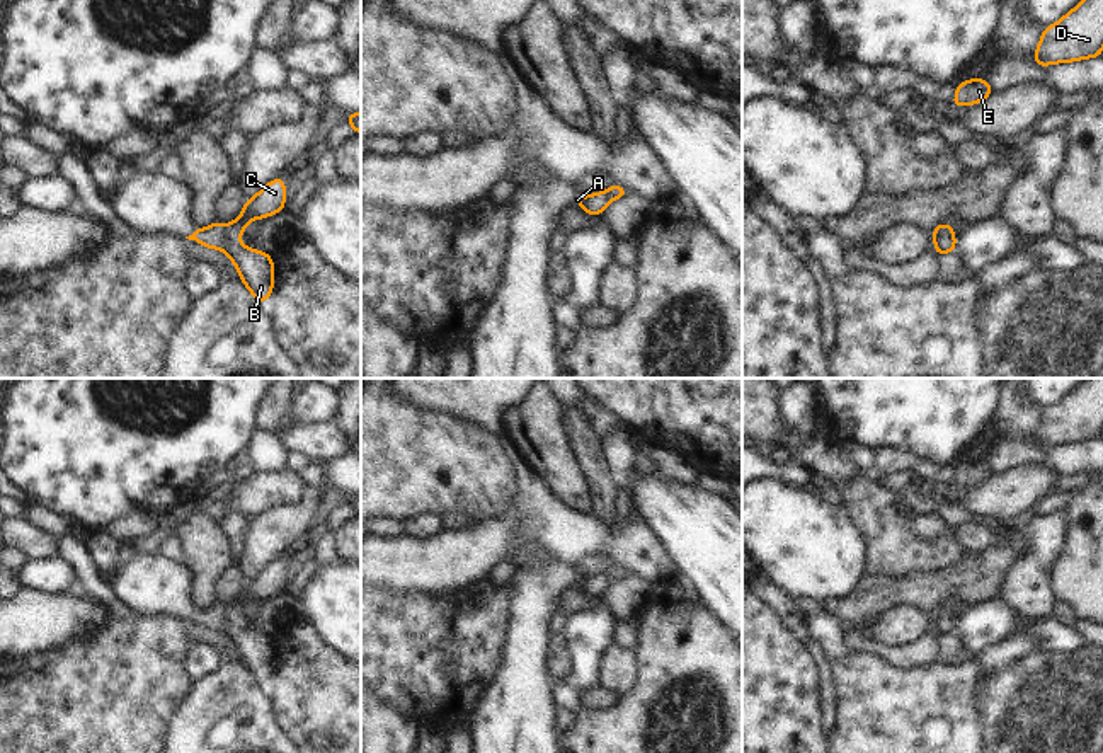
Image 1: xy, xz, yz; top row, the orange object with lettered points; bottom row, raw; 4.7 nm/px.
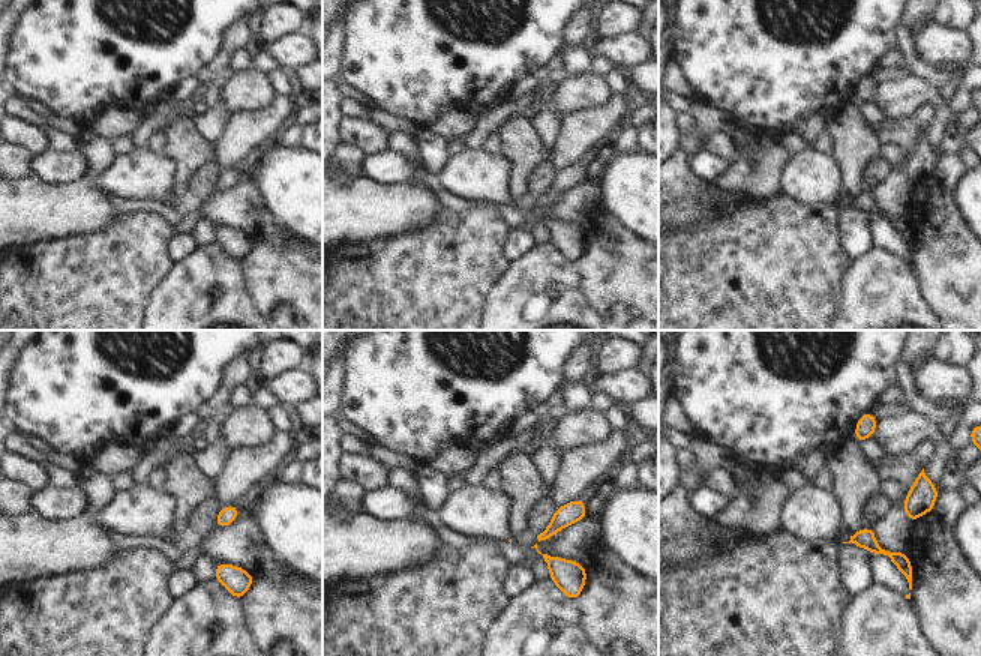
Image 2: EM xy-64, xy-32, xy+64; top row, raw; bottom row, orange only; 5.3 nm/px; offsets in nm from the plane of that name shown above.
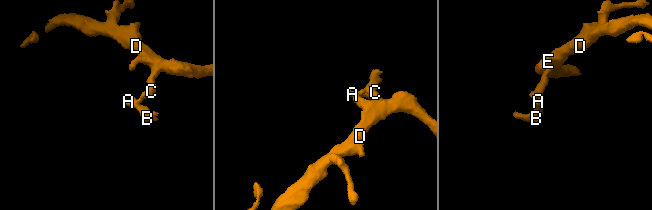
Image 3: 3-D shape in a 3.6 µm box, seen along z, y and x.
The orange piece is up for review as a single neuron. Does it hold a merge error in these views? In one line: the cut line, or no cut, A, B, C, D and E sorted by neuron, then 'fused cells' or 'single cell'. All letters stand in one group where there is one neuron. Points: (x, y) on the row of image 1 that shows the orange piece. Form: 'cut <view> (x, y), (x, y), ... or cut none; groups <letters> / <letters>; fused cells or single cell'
cut xy (223, 225), (223, 230), (235, 239); groups A B / C D E; fused cells

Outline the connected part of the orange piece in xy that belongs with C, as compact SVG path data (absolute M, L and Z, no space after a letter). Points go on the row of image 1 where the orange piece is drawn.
M277 175L274 181L267 182L260 193L245 201L240 216L225 225L223 232L233 239L238 239L243 235L243 230L250 220L267 218L286 210L284 191L286 181Z

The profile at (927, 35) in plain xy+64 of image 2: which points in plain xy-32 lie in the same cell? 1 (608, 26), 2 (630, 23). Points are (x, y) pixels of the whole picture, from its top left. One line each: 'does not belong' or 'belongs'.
1: does not belong
2: does not belong

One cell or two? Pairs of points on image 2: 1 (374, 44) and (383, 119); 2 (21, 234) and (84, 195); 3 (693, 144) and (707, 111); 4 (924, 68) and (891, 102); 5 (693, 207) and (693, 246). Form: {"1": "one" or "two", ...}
{"1": "two", "2": "one", "3": "one", "4": "two", "5": "two"}

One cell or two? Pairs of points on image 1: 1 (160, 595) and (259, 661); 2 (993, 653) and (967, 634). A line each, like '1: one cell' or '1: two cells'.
1: one cell
2: two cells

